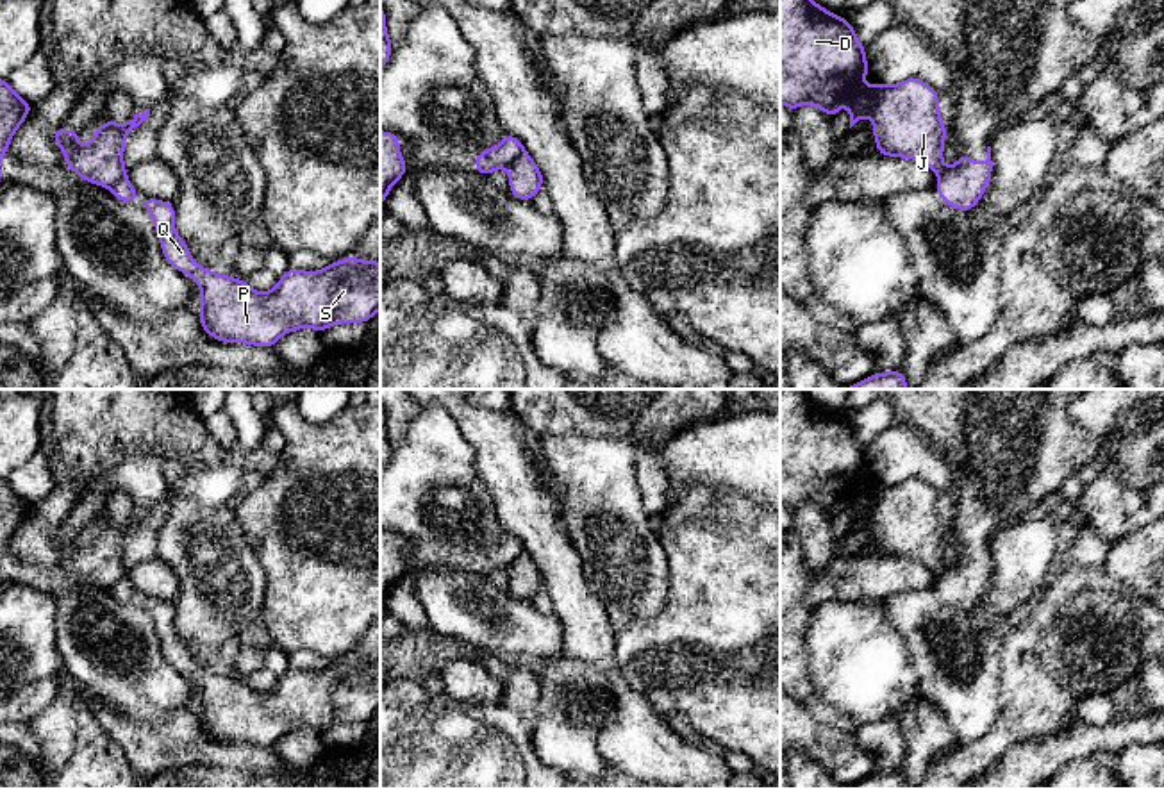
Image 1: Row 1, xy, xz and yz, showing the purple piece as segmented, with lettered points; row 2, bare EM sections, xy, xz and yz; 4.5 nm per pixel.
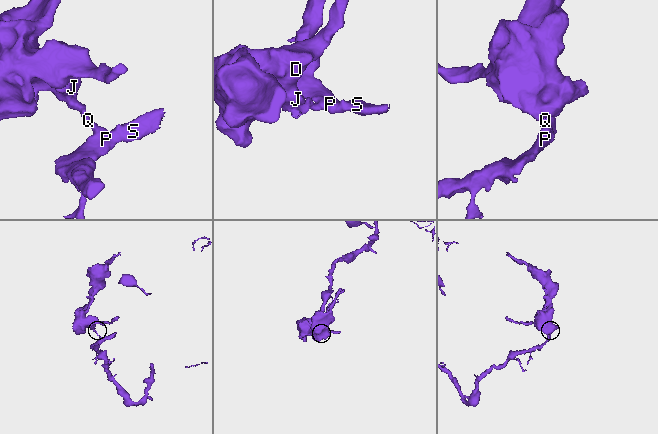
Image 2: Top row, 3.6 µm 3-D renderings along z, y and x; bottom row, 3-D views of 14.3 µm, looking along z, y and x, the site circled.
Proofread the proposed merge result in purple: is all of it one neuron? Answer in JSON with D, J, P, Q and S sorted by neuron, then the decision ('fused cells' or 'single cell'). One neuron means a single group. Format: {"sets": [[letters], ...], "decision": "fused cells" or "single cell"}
{"sets": [["D", "J"], ["P", "Q", "S"]], "decision": "fused cells"}

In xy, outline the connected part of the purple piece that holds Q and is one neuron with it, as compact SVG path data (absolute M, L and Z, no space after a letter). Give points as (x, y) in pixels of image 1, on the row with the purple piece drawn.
M143 196L143 207L154 221L166 262L200 286L202 328L225 345L246 343L273 348L282 336L298 328L323 332L339 323L368 323L380 311L380 271L375 268L380 257L361 261L348 253L318 271L287 268L273 289L259 293L245 278L214 273L193 261L189 246L175 230L173 202Z

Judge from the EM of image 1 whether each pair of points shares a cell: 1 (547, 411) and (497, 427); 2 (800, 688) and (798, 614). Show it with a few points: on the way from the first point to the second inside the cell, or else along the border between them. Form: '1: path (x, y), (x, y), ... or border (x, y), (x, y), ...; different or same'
1: border (511, 409), (541, 436); different
2: path (798, 670), (798, 632); same

